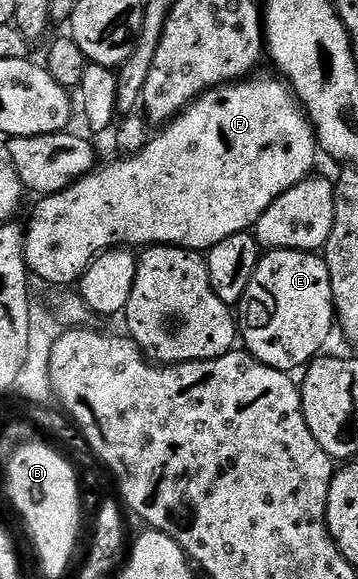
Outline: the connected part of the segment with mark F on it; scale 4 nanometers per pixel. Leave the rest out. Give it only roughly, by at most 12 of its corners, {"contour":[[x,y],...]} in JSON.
{"contour":[[285,79],[202,93],[43,195],[29,271],[209,250],[315,171]]}

